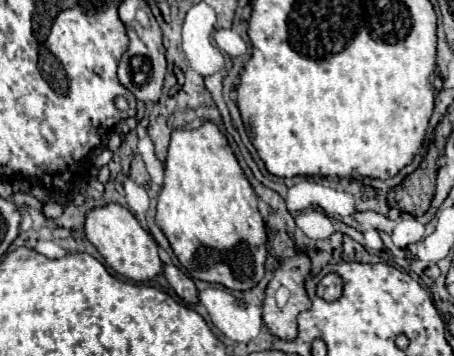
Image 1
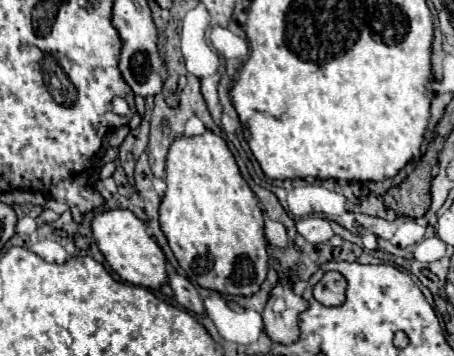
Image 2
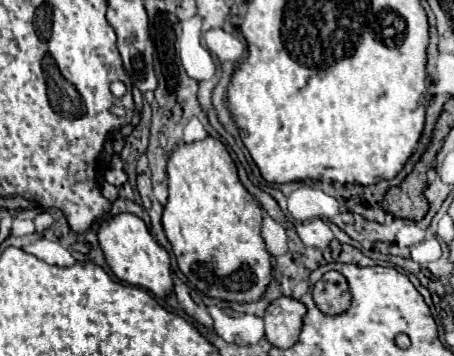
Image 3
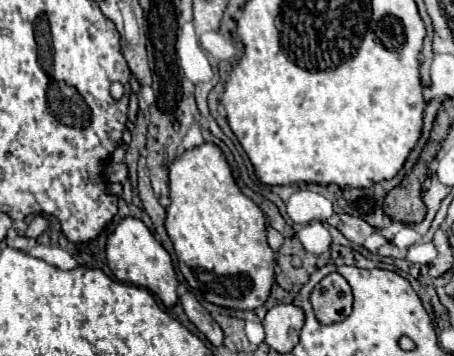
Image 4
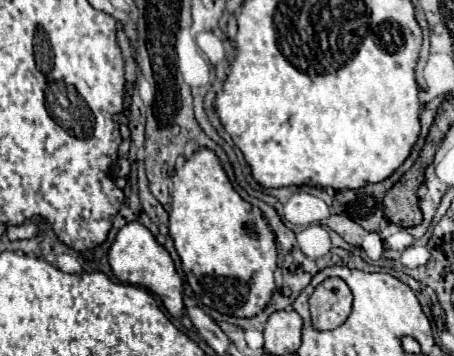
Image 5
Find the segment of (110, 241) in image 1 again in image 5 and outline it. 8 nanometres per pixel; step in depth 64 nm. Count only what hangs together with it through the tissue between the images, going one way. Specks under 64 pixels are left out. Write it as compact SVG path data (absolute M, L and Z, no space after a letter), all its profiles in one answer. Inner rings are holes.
M130 222L126 224L112 248L110 248L110 254L108 254L108 262L110 262L110 268L114 272L114 276L124 282L124 284L138 284L138 286L144 286L146 290L150 290L152 294L156 294L162 304L166 306L166 310L174 316L174 318L182 318L184 312L186 312L186 306L184 306L184 288L182 288L182 278L180 274L176 272L176 266L174 266L174 260L170 258L170 254L166 252L164 246L160 246L156 242L156 238L150 234L150 230L146 226L142 226L140 222Z

